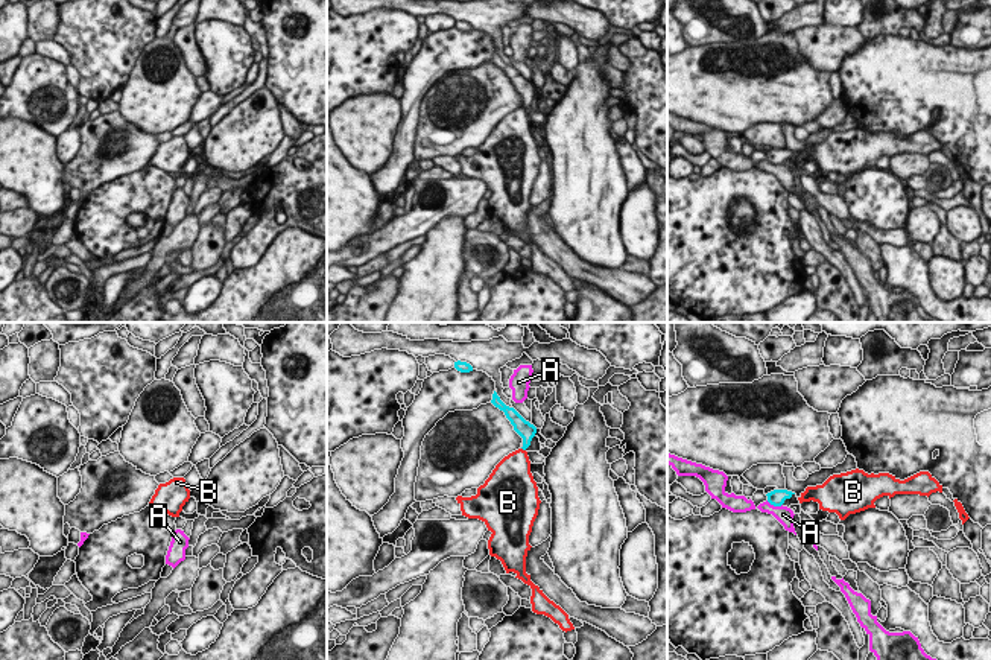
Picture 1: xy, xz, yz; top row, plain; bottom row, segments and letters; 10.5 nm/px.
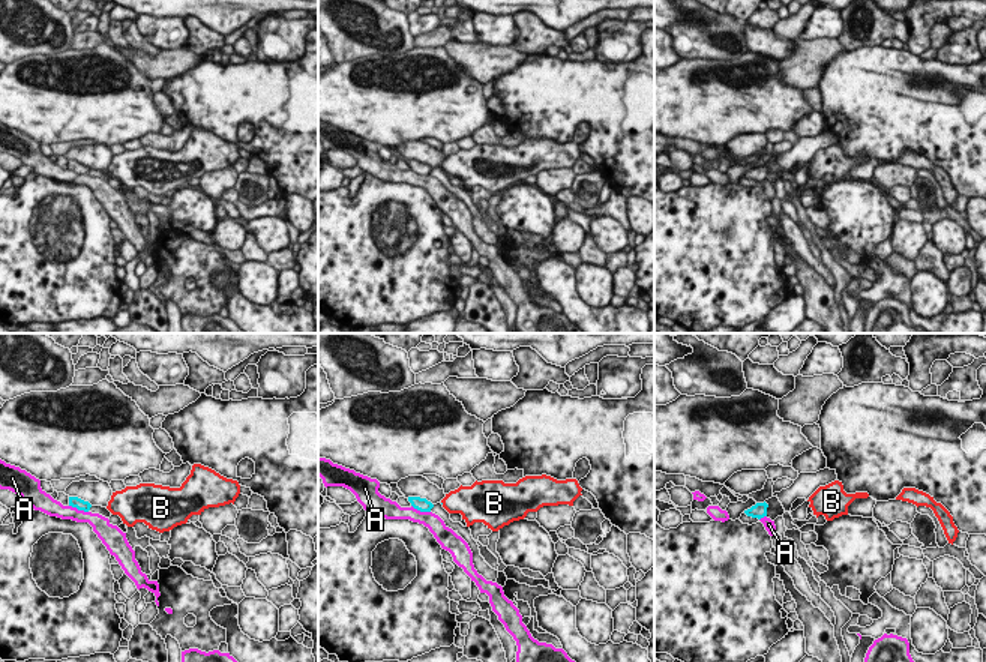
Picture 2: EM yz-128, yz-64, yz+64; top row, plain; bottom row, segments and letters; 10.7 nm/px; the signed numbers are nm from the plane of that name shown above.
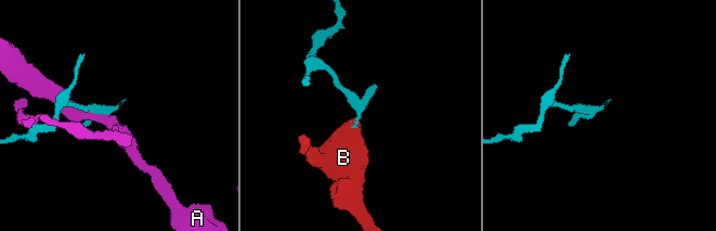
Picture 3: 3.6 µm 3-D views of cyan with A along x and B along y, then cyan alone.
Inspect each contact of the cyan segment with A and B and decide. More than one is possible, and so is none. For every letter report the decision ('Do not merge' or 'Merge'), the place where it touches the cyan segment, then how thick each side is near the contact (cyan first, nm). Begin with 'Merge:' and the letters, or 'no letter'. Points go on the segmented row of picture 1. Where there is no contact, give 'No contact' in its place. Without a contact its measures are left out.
Merge: B
A: Do not merge. Touches cyan at yz (774, 505). Thickness 170 nm (cyan) against 180 nm
B: Merge. Touches cyan at xz (523, 449). Thickness 180 nm (cyan) against 360 nm.

